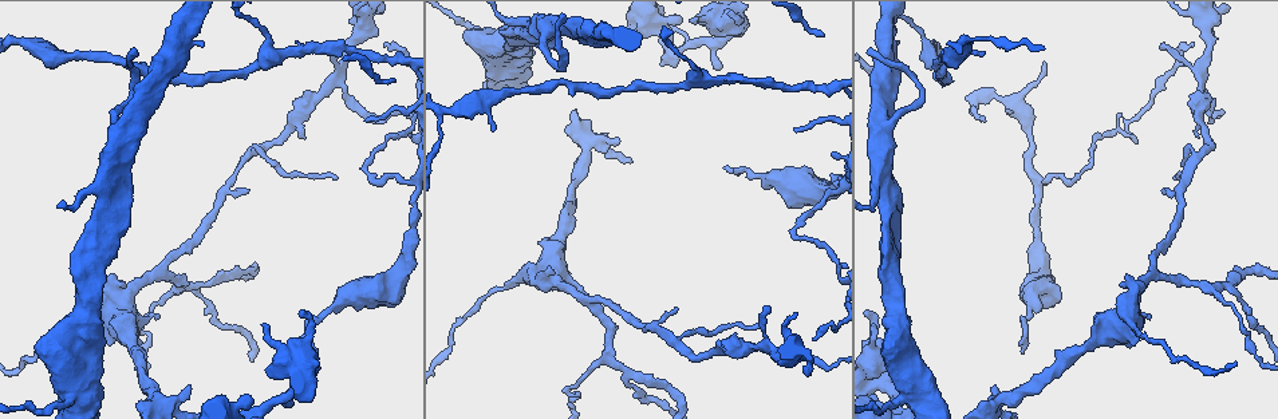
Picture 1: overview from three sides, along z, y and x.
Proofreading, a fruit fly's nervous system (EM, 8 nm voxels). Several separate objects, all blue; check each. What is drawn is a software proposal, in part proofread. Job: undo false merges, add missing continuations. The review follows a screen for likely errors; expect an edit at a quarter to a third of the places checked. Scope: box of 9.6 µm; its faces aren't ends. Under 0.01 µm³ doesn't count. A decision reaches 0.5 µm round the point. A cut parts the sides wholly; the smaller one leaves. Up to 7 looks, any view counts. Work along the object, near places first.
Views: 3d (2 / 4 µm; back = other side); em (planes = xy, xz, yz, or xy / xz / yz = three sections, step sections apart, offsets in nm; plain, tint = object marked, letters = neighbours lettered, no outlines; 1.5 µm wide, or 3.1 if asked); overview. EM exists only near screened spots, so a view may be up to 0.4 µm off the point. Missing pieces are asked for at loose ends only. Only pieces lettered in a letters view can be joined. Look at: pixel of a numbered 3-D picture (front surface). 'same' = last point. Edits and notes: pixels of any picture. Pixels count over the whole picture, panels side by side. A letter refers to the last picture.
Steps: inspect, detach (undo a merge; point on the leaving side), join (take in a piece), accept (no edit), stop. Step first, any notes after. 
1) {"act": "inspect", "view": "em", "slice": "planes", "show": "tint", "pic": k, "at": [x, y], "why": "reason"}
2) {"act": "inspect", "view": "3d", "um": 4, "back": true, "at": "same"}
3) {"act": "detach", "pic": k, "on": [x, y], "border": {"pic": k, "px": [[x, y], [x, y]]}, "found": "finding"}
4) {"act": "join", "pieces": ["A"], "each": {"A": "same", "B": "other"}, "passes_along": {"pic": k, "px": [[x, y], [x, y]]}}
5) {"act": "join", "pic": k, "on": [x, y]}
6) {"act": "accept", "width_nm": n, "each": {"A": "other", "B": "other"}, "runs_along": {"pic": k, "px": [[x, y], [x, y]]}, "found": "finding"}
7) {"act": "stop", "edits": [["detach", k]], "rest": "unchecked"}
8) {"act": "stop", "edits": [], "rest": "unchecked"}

{"act": "inspect", "view": "3d", "um": 4, "pic": 1, "at": [1162, 48], "why": "tapers out"}

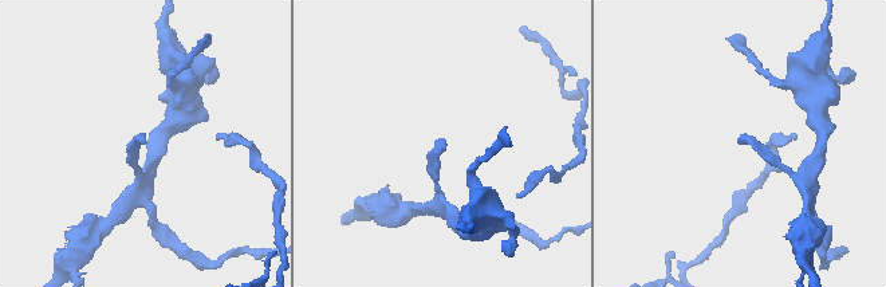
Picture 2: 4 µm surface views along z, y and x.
{"act": "inspect", "view": "em", "slice": "planes", "show": "letters", "pic": 2, "at": [142, 144], "why": "need the tissue"}

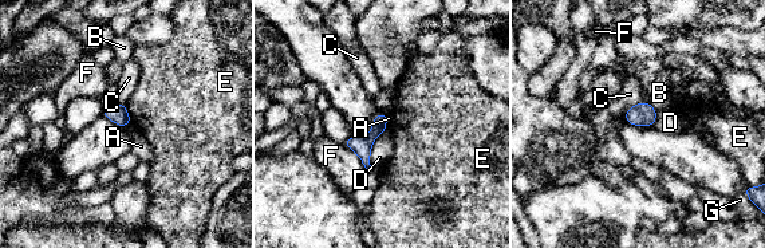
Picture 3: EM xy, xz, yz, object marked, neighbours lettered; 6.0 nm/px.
{"act": "accept", "width_nm": 100, "longest_contact_nm": ["D", 260], "each": {"A": "other", "B": "other", "C": "other", "D": "other", "E": "other", "F": "other", "G": "other"}, "found": "no lettered piece goes on from it"}

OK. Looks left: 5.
{"act": "inspect", "view": "em", "slice": "planes", "show": "plain", "pic": 1, "at": [1174, 179], "why": "thin end"}

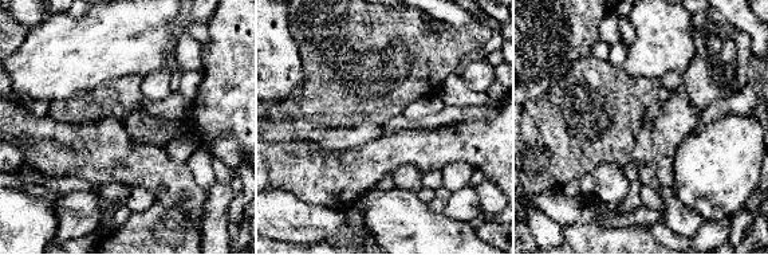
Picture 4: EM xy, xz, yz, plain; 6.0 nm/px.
{"act": "inspect", "view": "em", "slice": "planes", "show": "letters", "at": "same", "why": "see the neighbours"}

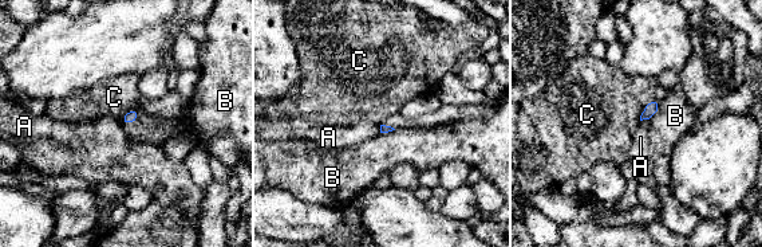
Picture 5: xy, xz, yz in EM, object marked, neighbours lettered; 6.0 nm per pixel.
{"act": "accept", "each": {"A": "other", "B": "other", "C": "other"}, "border": {"pic": 5, "px": [[648, 118], [640, 121]]}, "found": "none of them fits"}

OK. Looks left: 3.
{"act": "inspect", "view": "3d", "um": 2, "pic": 1, "at": [290, 405], "why": "branch stops here"}

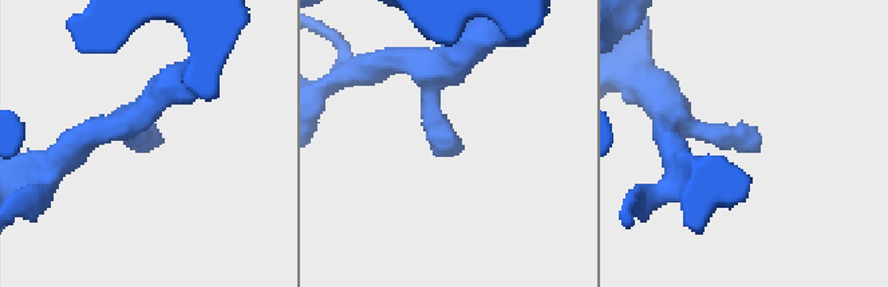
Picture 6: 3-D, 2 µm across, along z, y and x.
{"act": "inspect", "view": "em", "slice": "planes", "show": "letters", "pic": 6, "at": [453, 155], "why": "need the tissue"}

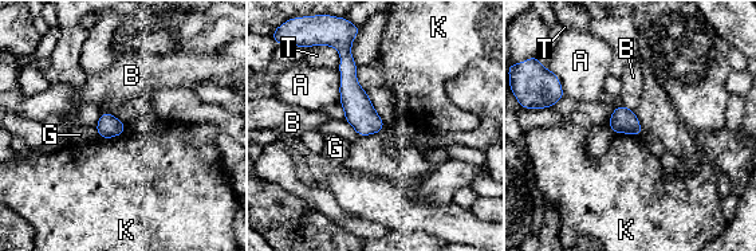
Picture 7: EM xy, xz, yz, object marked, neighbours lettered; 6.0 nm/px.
{"act": "accept", "each": {"A": "other", "B": "other", "G": "other", "K": "other", "T": "other"}, "border": {"pic": 7, "px": [[125, 130], [113, 137], [99, 138]]}, "found": "none of them fits"}

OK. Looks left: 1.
{"act": "stop", "edits": [], "rest": "unchecked"}

